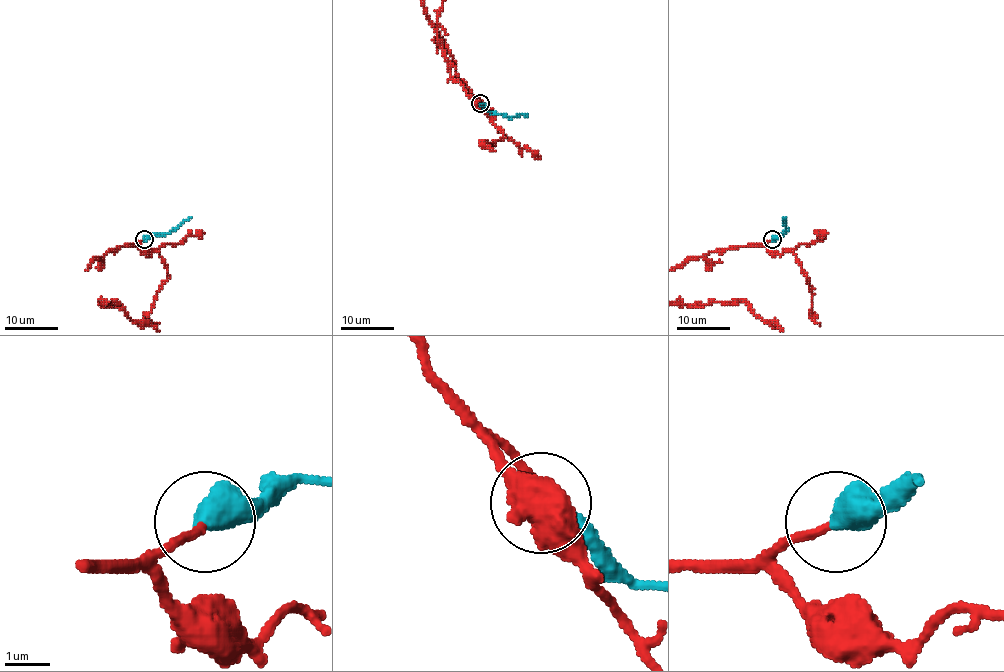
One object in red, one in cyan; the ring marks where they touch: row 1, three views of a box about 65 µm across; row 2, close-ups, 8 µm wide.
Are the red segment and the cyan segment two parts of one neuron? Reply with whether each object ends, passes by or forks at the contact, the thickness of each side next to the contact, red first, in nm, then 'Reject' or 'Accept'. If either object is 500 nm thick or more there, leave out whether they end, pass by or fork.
Thickness 180 nm (red) against 600 nm. Accept

